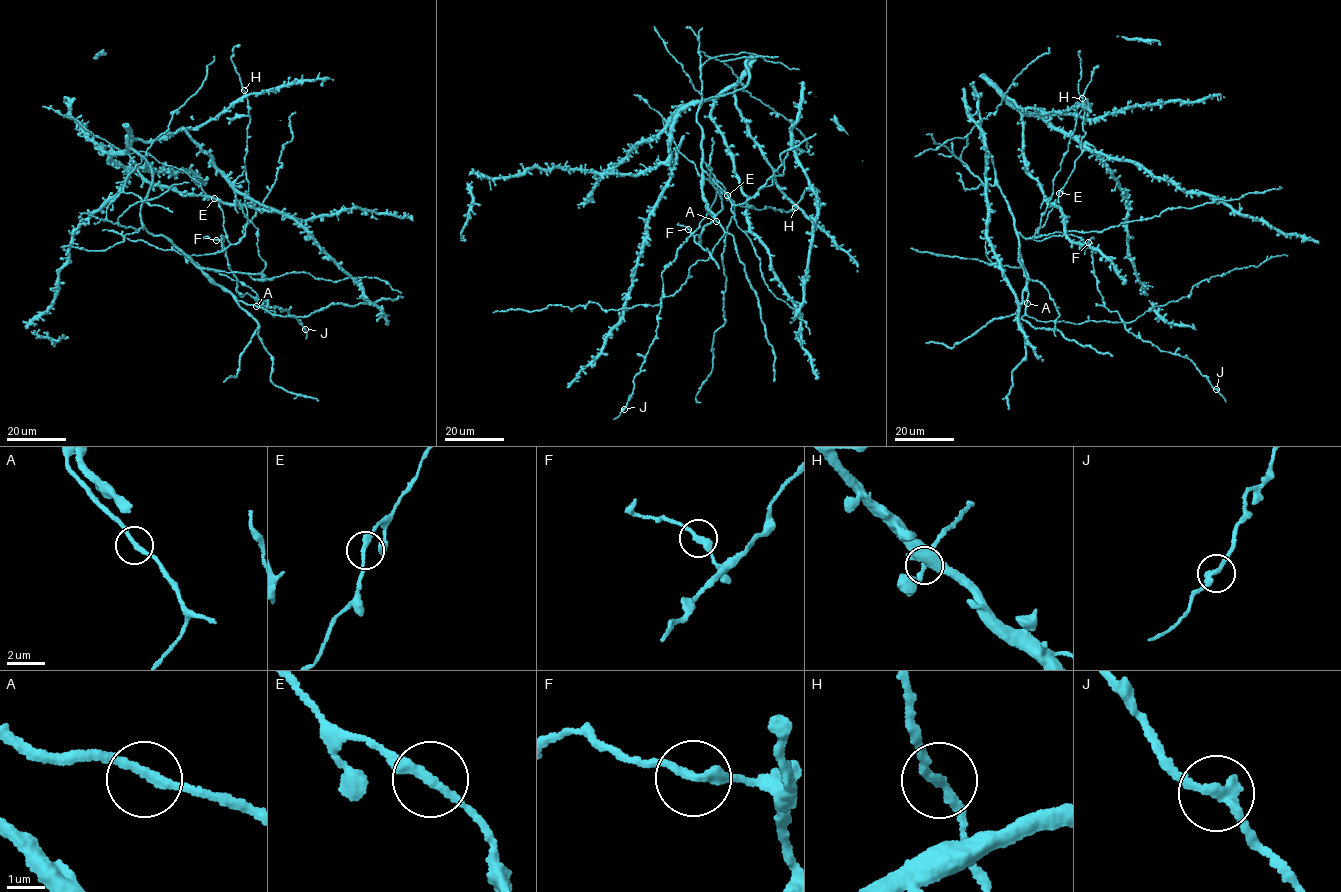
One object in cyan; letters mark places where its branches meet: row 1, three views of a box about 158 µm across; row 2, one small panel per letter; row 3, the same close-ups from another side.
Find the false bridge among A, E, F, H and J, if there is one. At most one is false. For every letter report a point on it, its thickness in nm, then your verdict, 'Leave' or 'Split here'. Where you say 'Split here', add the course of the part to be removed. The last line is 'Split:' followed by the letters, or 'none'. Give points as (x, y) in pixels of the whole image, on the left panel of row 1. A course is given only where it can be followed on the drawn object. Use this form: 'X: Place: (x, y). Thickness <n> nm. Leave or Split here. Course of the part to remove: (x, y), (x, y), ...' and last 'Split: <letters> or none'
A: Place: (256, 306). Thickness 220 nm. Leave
E: Place: (214, 198). Thickness 260 nm. Leave
F: Place: (216, 240). Thickness 240 nm. Leave
H: Place: (244, 90). Thickness 220 nm. Leave
J: Place: (305, 329). Thickness 280 nm. Leave
Split: none

